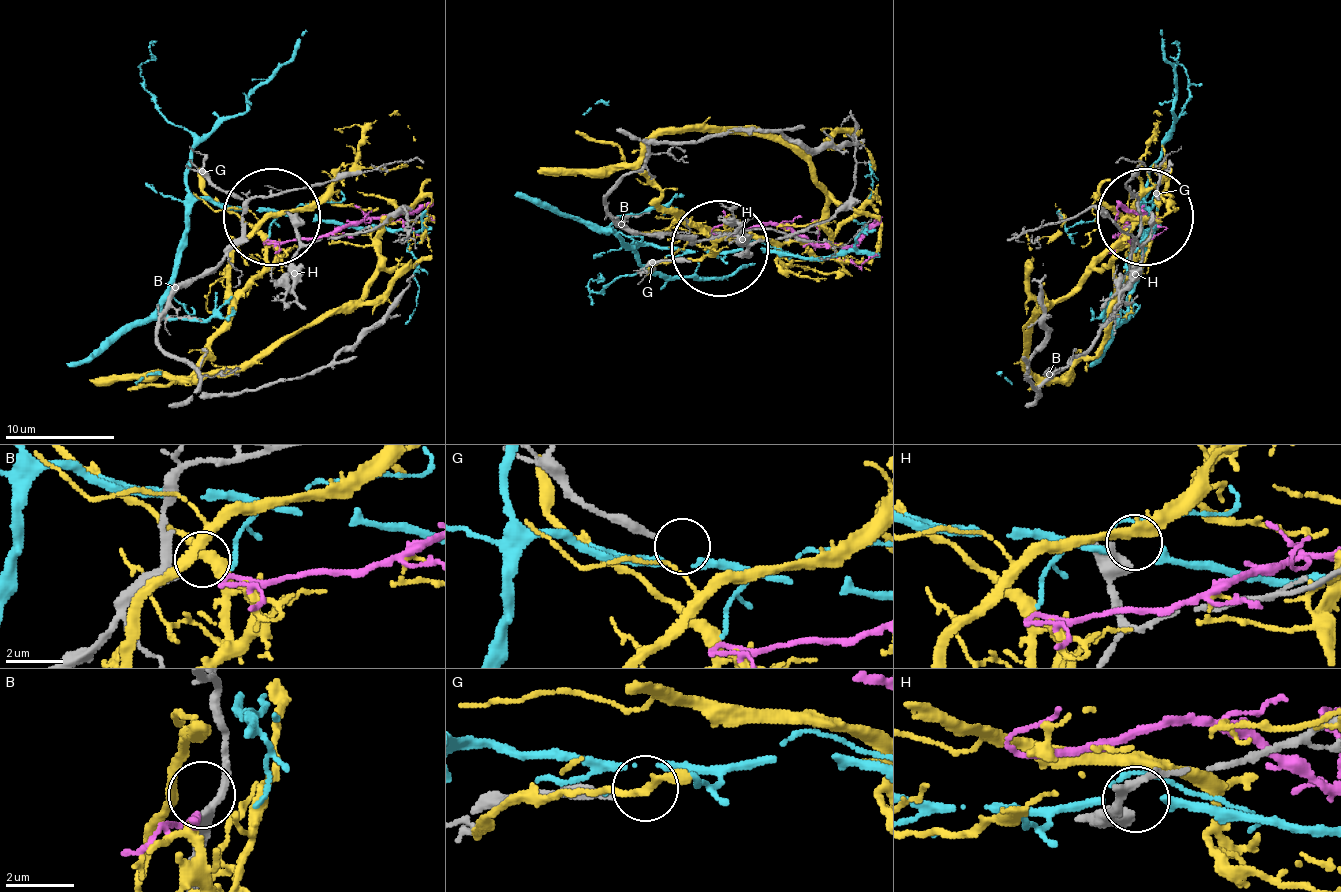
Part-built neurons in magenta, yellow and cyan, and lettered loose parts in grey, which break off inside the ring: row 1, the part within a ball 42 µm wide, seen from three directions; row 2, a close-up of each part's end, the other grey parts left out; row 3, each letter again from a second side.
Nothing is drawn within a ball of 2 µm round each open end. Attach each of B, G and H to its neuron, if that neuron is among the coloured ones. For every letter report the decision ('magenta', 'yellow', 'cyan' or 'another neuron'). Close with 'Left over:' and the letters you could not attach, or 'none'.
B: magenta
G: another neuron
H: another neuron
Left over: G, H

